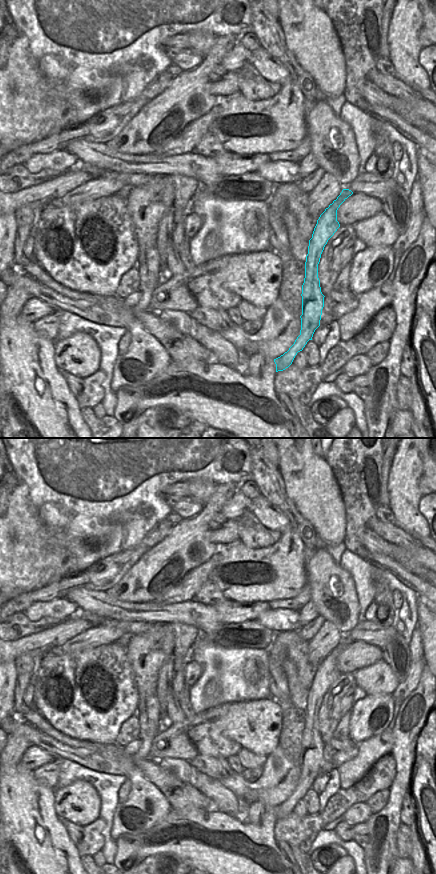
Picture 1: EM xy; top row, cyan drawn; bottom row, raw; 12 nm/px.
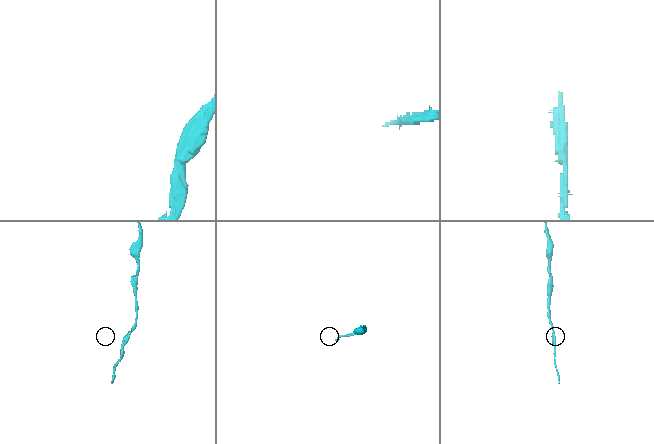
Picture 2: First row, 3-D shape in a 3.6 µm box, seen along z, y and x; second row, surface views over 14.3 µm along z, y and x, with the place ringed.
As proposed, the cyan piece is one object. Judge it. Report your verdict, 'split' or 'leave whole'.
leave whole

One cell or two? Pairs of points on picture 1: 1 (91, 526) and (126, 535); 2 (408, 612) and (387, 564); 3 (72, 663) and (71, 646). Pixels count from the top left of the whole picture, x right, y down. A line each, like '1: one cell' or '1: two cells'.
1: one cell
2: two cells
3: two cells

